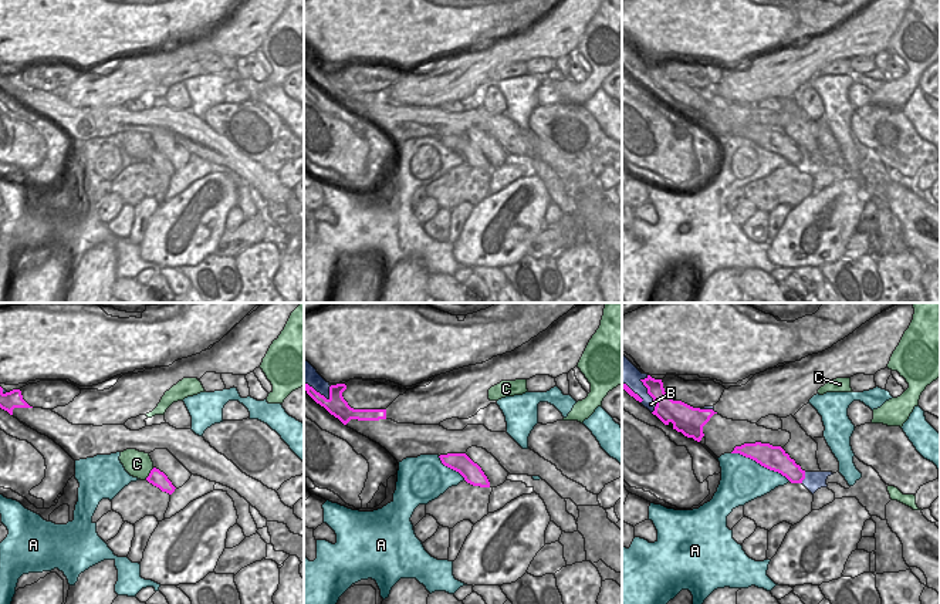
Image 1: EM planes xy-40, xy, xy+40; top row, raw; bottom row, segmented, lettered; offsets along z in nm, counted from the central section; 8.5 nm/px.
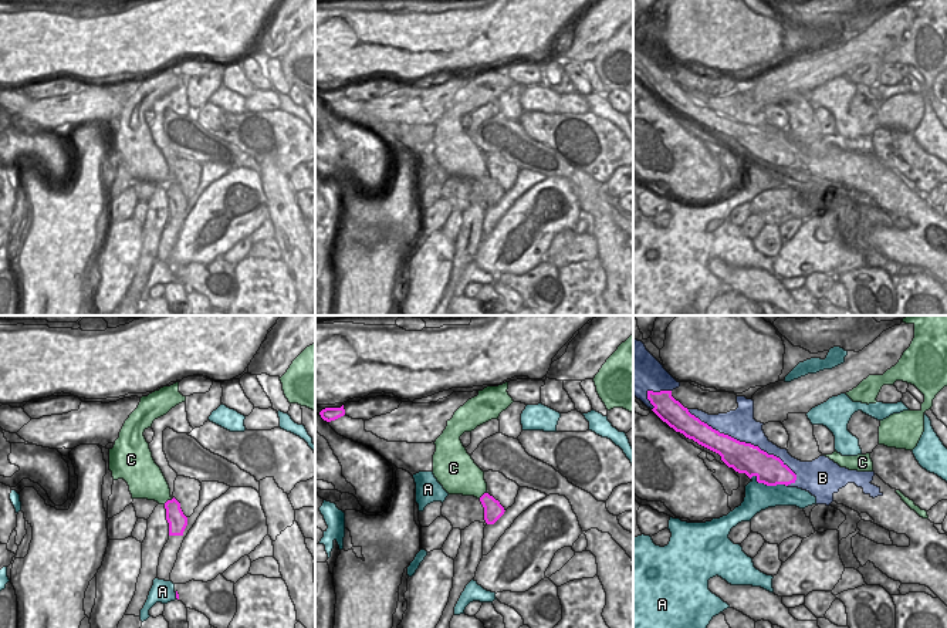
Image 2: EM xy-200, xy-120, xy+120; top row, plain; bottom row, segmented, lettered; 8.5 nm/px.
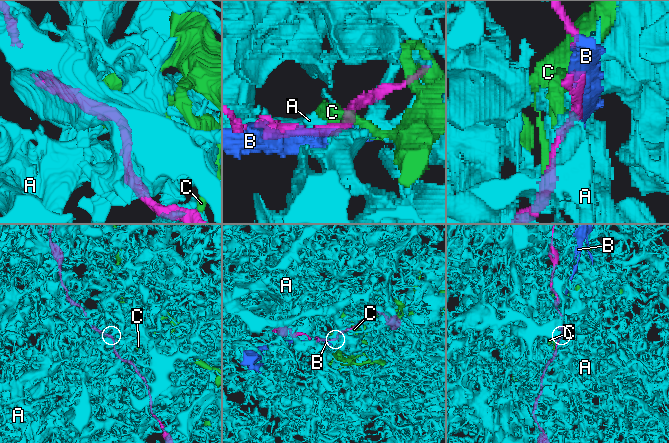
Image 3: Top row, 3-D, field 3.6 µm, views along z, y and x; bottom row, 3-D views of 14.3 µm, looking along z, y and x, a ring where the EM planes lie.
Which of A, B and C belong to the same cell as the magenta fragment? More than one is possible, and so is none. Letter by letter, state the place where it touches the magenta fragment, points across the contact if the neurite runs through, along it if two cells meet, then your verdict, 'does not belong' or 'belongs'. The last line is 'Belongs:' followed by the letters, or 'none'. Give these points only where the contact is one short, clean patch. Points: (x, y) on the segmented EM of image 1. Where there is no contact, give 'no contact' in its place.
A: contact xy+40 (761, 465); does not belong
B: contact xy+40 (648, 392); does not belong
C: contact xy-40 (149, 473); border xy-40 (154, 468), (145, 478); does not belong
Belongs: none

